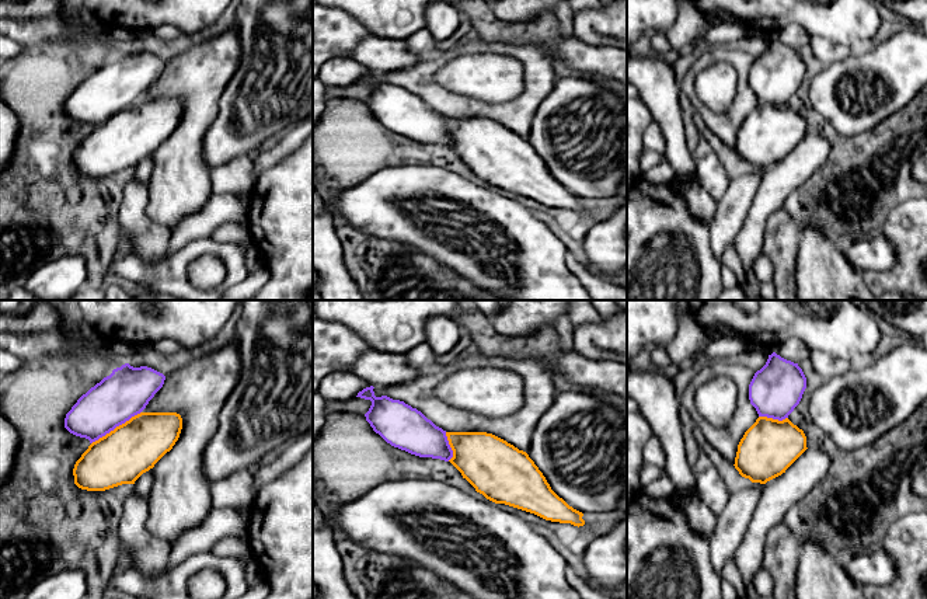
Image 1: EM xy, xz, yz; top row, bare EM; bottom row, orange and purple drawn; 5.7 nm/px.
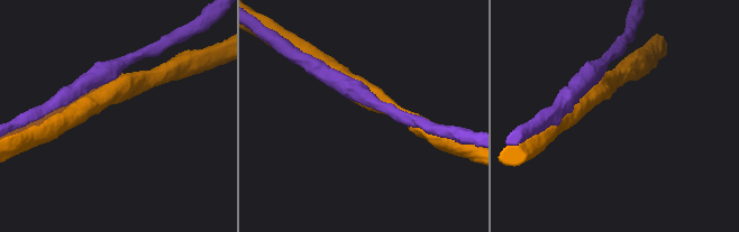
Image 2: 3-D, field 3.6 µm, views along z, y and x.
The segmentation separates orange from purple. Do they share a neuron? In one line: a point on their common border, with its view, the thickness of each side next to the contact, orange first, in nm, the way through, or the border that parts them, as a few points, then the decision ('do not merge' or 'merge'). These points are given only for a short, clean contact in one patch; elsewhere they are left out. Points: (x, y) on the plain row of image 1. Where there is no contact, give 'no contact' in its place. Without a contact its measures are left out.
contact xy (117, 112); calibres 300 and 280 nm; do not merge

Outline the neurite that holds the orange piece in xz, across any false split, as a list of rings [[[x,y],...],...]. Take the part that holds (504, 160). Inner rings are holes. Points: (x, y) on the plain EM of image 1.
[[[446,118],[453,143],[449,146],[477,178],[495,189],[505,189],[546,206],[583,212],[583,199],[569,192],[547,168],[543,159],[523,136],[487,118]]]

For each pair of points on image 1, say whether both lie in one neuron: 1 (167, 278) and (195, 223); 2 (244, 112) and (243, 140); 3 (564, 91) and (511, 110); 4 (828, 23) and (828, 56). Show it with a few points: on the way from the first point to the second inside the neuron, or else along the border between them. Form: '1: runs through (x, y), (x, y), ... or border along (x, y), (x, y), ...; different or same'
1: border along (209, 236), (192, 239), (177, 250), (168, 251); different
2: runs through (243, 119), (243, 133); same
3: border along (558, 79), (539, 105), (529, 128); different
4: border along (812, 34), (850, 46), (854, 51); different

